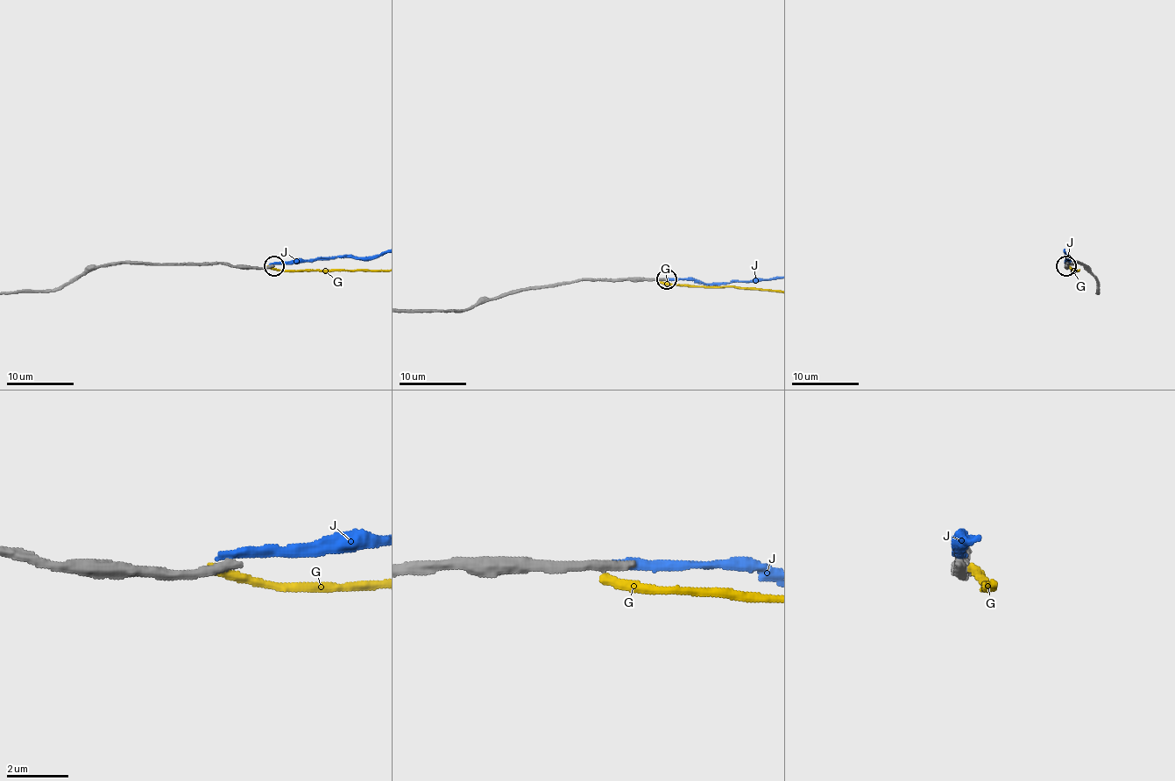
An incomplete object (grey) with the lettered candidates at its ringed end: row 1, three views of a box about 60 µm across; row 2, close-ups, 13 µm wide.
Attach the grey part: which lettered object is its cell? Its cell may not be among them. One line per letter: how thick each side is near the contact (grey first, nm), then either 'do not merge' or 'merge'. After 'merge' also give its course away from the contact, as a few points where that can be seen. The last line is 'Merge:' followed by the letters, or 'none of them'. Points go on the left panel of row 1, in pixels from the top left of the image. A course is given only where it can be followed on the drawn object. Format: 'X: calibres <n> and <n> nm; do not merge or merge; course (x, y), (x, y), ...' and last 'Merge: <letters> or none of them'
G: calibres 420 and 320 nm; do not merge
J: calibres 360 and 280 nm; do not merge
Merge: none of them

